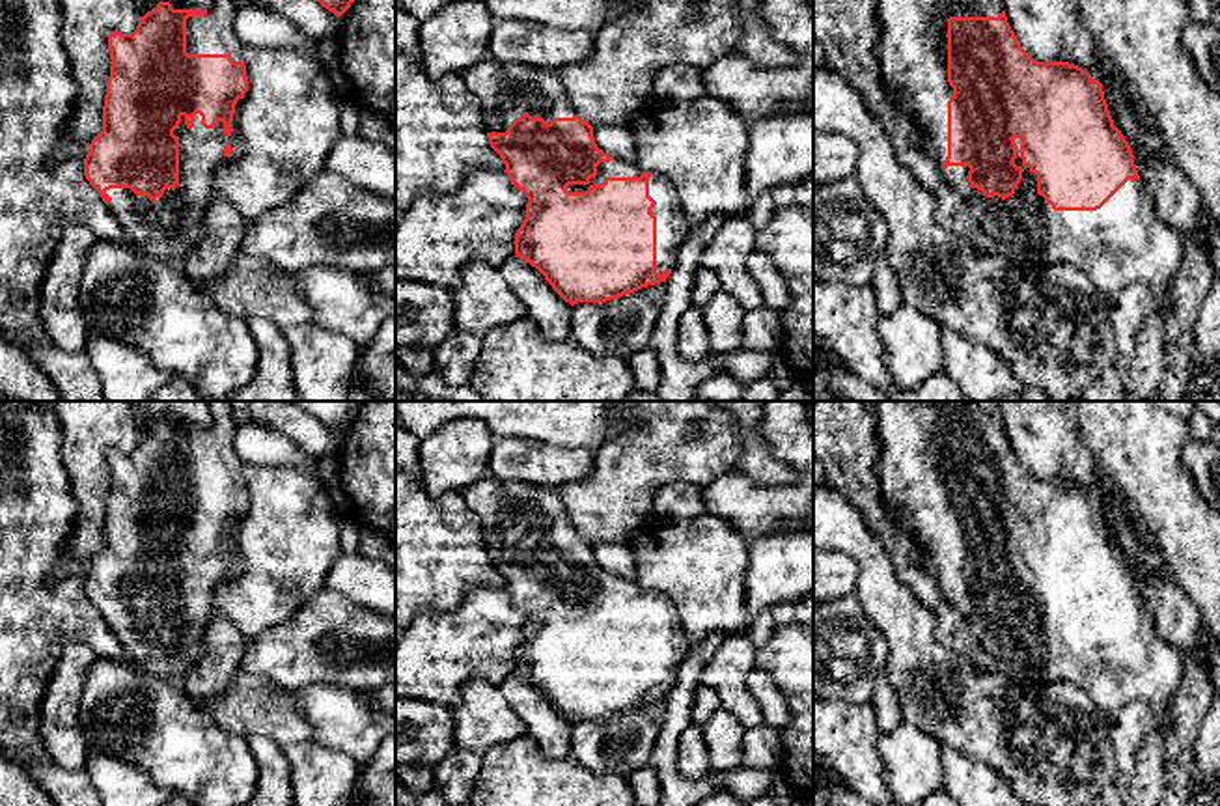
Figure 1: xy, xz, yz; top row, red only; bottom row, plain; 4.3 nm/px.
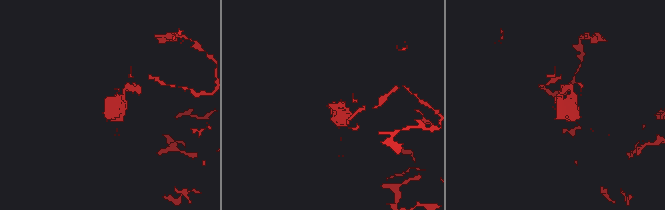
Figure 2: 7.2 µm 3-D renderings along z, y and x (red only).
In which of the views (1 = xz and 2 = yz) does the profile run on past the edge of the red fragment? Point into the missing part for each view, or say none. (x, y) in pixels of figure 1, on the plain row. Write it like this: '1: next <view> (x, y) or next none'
1: next xz (504, 510)
2: next yz (1123, 661)

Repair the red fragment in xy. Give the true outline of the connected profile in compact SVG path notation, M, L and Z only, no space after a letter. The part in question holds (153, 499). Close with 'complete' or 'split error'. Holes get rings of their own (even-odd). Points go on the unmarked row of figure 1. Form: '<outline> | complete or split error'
M228 401L207 405L207 427L151 420L132 452L110 450L103 549L84 577L84 593L121 644L125 660L172 683L203 653L205 629L216 614L216 584L239 565L231 539L248 507L235 452L241 418Z | split error

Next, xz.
M487 476L461 494L481 524L489 562L506 582L504 590L528 616L526 636L515 651L515 672L535 685L571 724L606 720L666 700L675 683L677 666L692 647L681 631L681 618L672 601L662 593L642 590L634 578L614 577L599 567L593 545L571 524L556 487Z | split error

